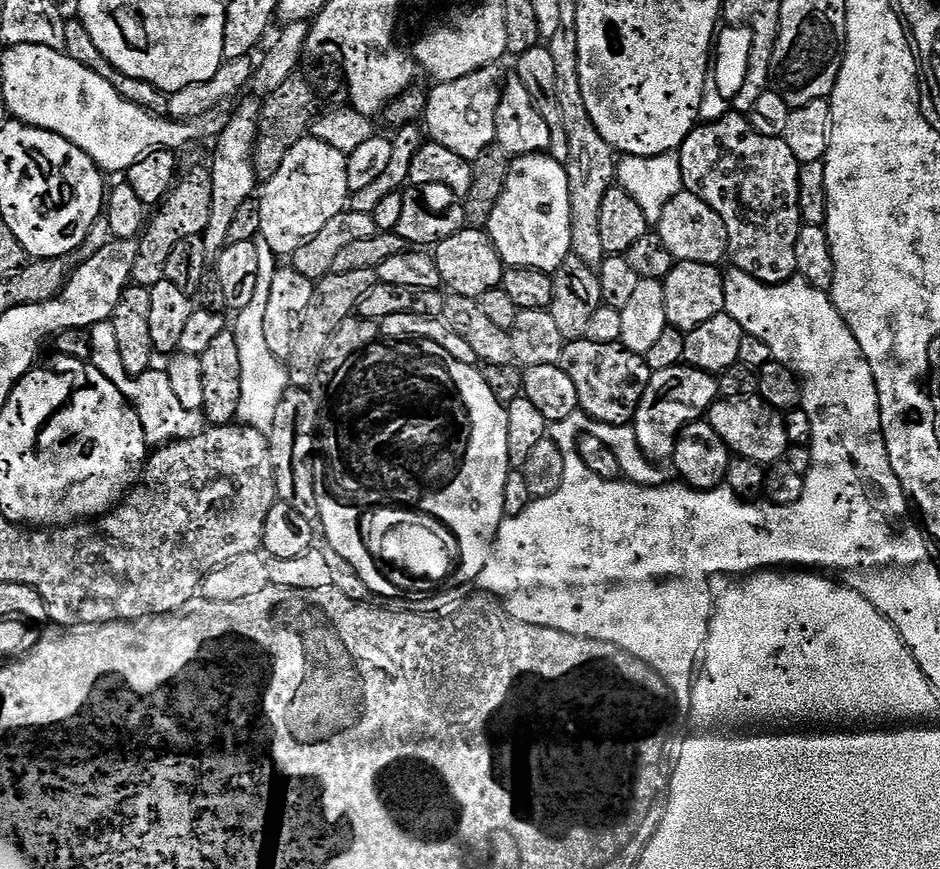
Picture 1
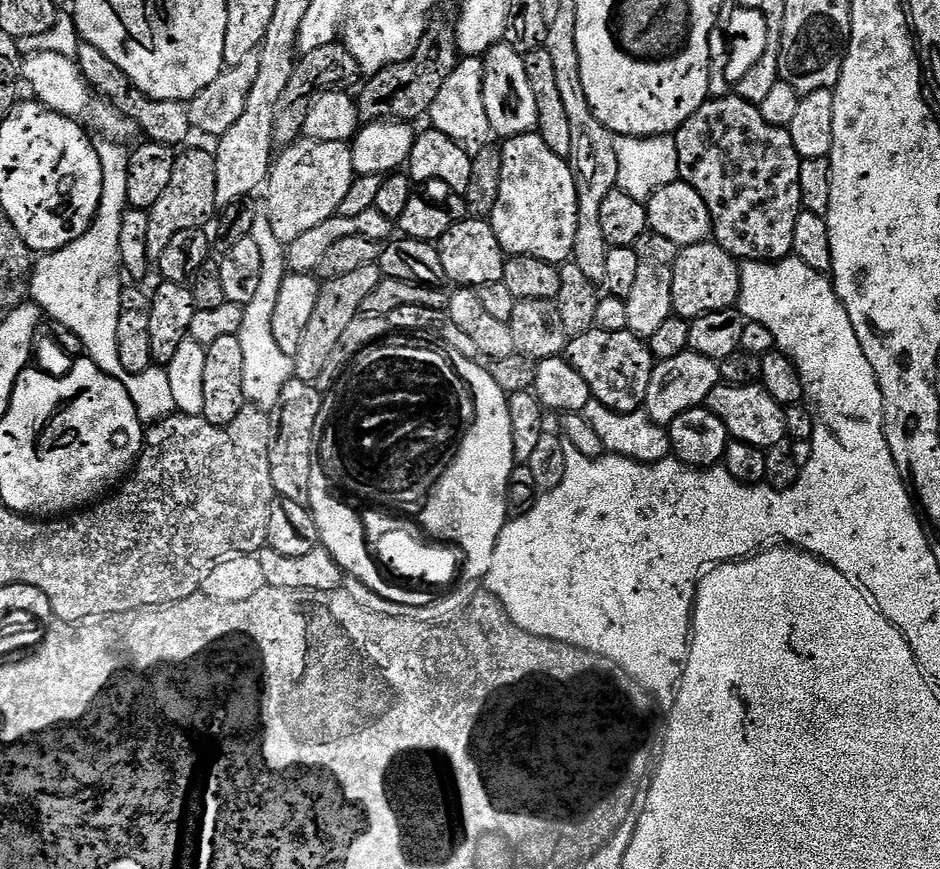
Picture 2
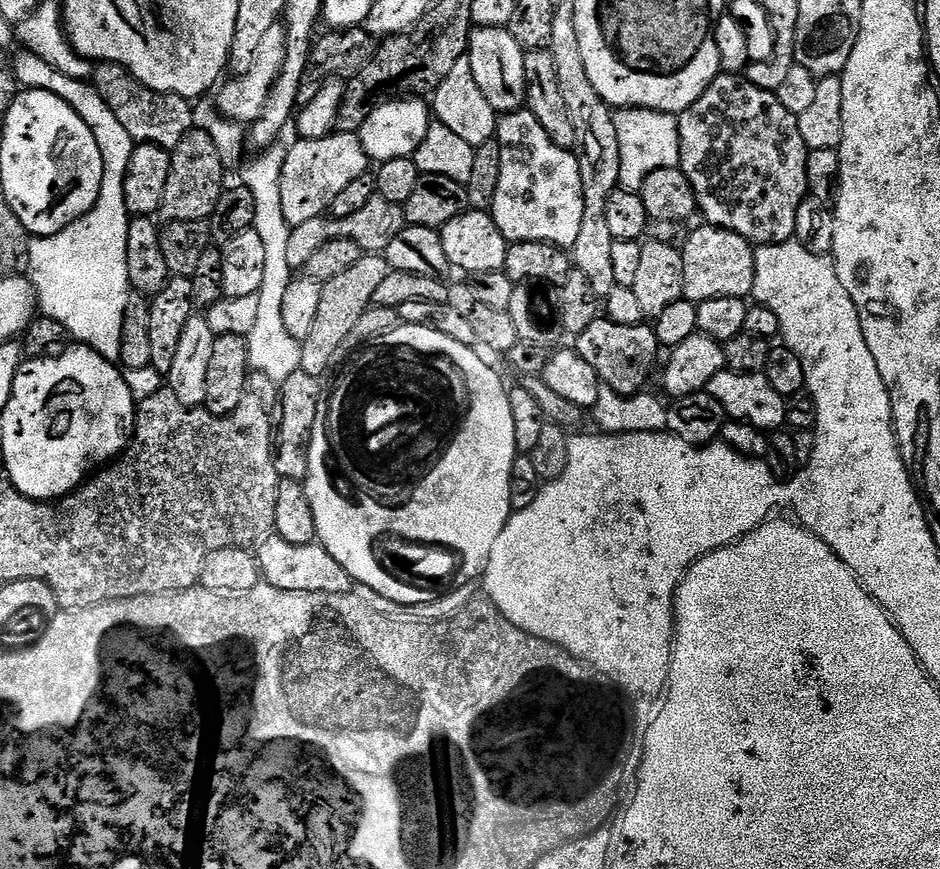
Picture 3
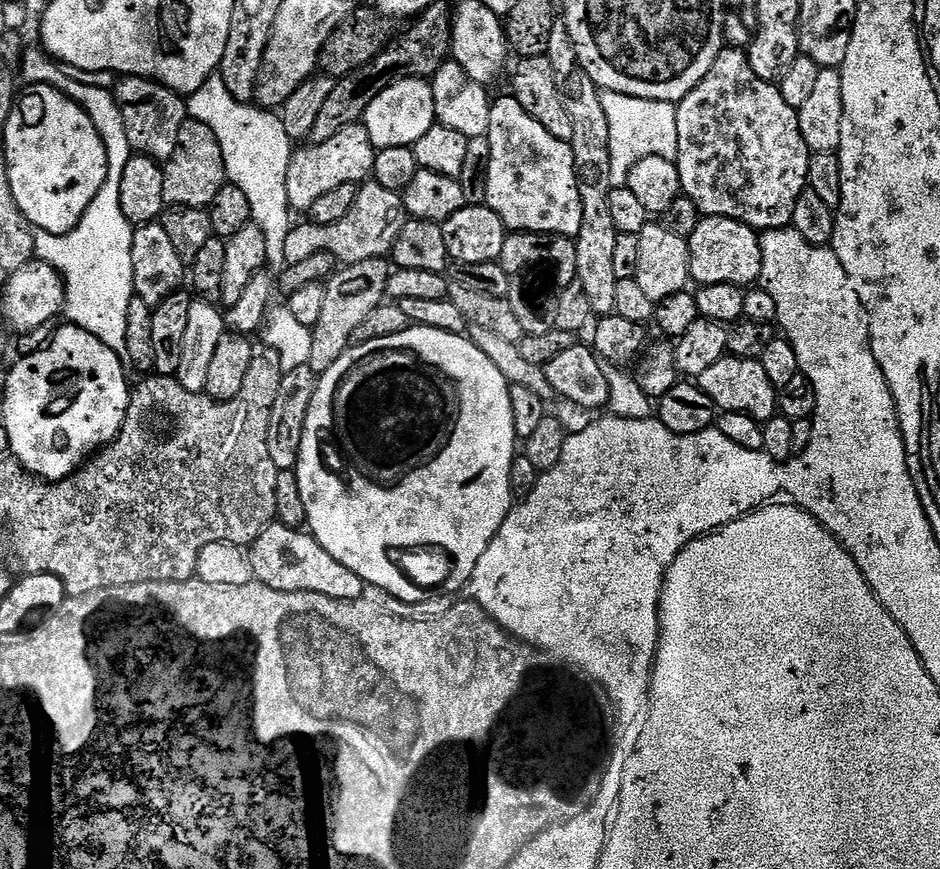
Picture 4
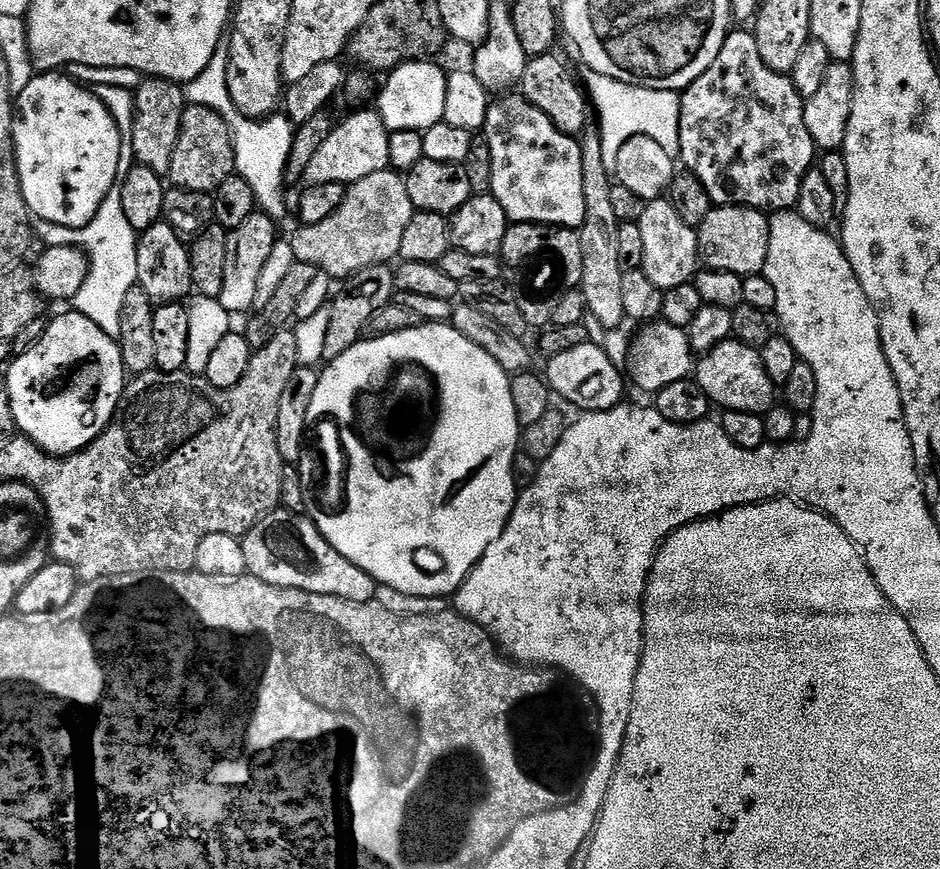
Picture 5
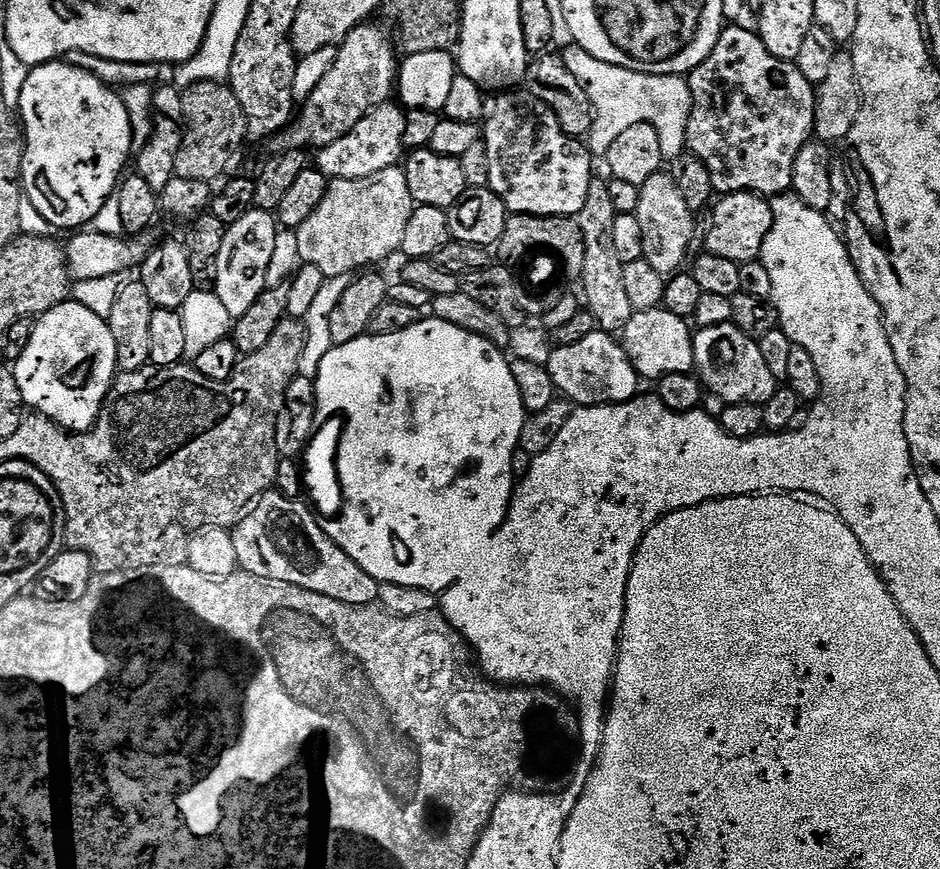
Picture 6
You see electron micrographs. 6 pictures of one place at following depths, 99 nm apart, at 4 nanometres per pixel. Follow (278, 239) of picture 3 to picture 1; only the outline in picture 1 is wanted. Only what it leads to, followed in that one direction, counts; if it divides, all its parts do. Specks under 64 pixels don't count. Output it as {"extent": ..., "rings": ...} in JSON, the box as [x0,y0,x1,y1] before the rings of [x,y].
{"extent":[234,239,290,434],"rings":[[[257,239],[256,245],[258,246],[258,286],[254,289],[254,299],[234,316],[236,319],[234,331],[242,354],[242,398],[238,406],[238,420],[241,425],[257,428],[259,432],[268,434],[272,430],[274,413],[278,411],[278,402],[282,402],[282,394],[290,385],[285,361],[274,358],[274,354],[270,354],[265,333],[270,282],[274,282],[278,258],[264,240]]]}

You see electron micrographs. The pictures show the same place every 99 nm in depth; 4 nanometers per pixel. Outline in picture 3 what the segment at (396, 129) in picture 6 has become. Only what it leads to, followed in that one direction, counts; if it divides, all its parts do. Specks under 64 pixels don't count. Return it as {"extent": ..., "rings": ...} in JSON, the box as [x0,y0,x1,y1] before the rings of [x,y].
{"extent":[282,130,370,229],"rings":[[[336,130],[322,138],[300,138],[296,142],[293,148],[285,151],[282,166],[282,215],[291,229],[324,216],[331,209],[334,198],[338,198],[338,193],[346,190],[350,182],[362,178],[370,167],[366,150],[355,132]]]}

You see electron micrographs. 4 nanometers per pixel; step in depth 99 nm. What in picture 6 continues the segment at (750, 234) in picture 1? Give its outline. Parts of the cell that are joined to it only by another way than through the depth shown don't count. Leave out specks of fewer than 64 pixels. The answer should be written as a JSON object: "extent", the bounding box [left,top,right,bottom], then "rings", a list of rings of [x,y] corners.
{"extent":[686,26,817,198],"rings":[[[728,26],[721,32],[714,50],[687,77],[692,109],[686,126],[686,148],[708,167],[717,193],[755,192],[771,198],[792,188],[794,162],[816,127],[817,89],[791,60],[774,58],[755,31]]]}

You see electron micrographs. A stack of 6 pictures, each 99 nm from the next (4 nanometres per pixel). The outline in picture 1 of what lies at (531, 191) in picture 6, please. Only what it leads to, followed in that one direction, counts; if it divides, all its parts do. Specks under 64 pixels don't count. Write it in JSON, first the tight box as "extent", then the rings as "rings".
{"extent":[486,152,572,273],"rings":[[[544,152],[527,153],[525,156],[515,157],[508,165],[506,186],[502,190],[502,198],[498,198],[498,206],[494,206],[486,231],[507,267],[556,273],[558,266],[562,266],[562,262],[566,262],[566,258],[572,255],[570,182],[567,167],[561,161],[555,160],[551,154]]]}

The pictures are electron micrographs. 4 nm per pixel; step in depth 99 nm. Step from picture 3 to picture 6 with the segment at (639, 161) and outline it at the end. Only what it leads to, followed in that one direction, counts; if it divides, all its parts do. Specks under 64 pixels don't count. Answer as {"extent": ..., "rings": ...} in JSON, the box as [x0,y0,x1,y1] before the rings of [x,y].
{"extent":[562,43,692,161],"rings":[[[569,43],[567,47],[562,52],[564,65],[574,78],[578,78],[578,82],[582,82],[592,103],[594,119],[586,144],[593,157],[607,157],[609,144],[635,124],[649,124],[654,129],[665,161],[675,161],[685,151],[686,126],[692,109],[692,95],[685,77],[655,76],[626,70],[622,66],[610,66],[606,62],[598,62],[598,58],[586,54],[586,50],[576,44]]]}

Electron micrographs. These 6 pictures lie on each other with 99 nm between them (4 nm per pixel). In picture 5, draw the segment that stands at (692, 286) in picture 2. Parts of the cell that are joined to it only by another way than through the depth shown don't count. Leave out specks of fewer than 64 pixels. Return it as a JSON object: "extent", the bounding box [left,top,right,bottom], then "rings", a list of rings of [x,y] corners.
{"extent":[696,204,769,277],"rings":[[[740,204],[712,207],[696,229],[696,251],[704,268],[726,270],[740,277],[759,273],[764,267],[768,249],[769,217],[759,208],[743,208]]]}

